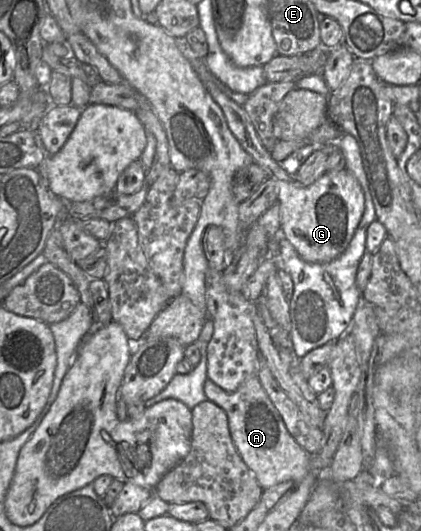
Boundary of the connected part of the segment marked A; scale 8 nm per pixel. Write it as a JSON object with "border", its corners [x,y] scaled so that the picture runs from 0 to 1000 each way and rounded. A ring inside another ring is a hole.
{"border":[[[610,706],[587,712],[553,738],[530,734],[494,712],[485,740],[496,755],[537,776],[556,840],[625,921],[686,904],[715,904],[734,891],[736,855],[686,817]]]}

